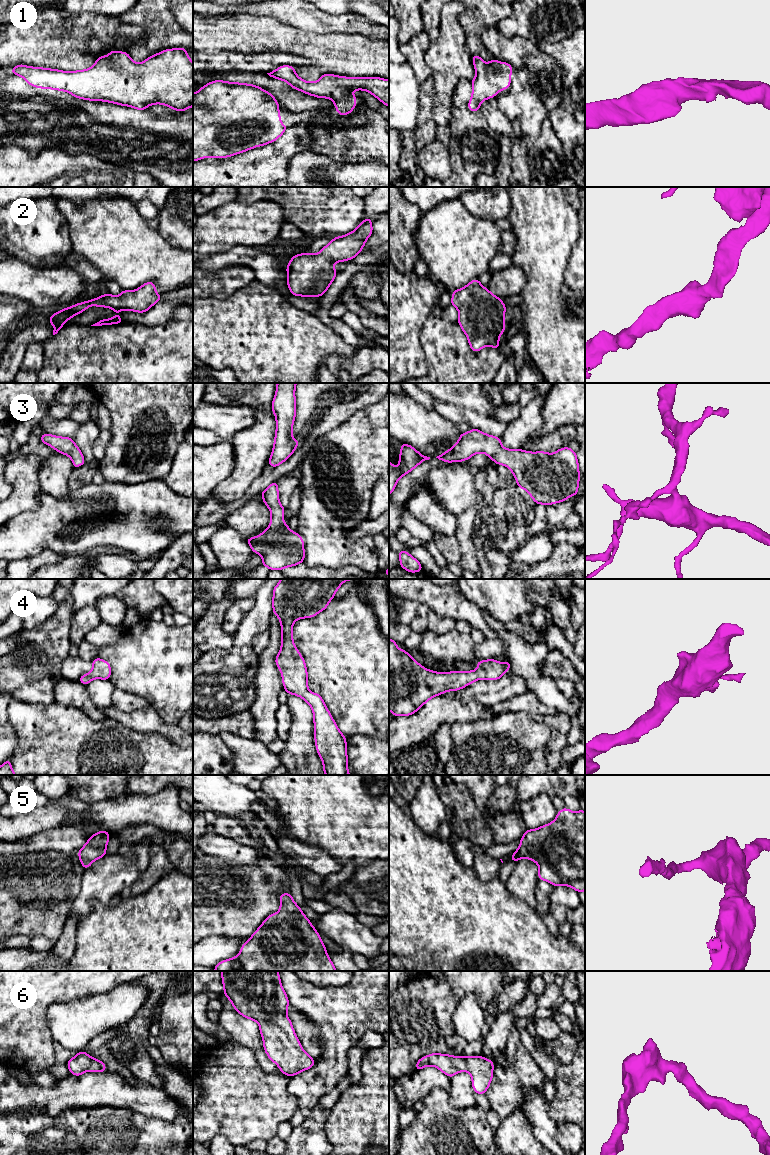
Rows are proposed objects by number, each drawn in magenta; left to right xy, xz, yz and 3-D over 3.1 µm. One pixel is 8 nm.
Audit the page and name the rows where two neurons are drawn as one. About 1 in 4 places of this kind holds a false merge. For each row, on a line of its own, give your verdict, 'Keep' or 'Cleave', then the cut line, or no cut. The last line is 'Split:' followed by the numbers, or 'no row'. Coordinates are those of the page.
1: Keep. No split
2: Keep. No split
3: Keep. No split
4: Keep. No split
5: Keep. No split
6: Keep. No split
Split: no row

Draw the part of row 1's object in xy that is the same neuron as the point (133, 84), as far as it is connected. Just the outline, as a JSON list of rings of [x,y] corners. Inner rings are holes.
[[[186,48],[161,51],[142,63],[134,62],[127,52],[112,50],[85,70],[66,72],[19,64],[9,72],[21,76],[29,85],[37,88],[66,91],[79,99],[105,101],[137,110],[163,104],[182,112],[193,106],[193,62]]]

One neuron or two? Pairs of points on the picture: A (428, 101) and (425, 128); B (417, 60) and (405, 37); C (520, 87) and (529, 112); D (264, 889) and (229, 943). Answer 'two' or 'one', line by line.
A: one
B: two
C: one
D: two

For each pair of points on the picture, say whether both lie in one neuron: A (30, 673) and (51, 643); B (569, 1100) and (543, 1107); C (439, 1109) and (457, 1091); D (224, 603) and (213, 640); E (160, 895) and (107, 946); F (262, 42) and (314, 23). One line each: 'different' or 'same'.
A: same
B: different
C: different
D: same
E: same
F: different

